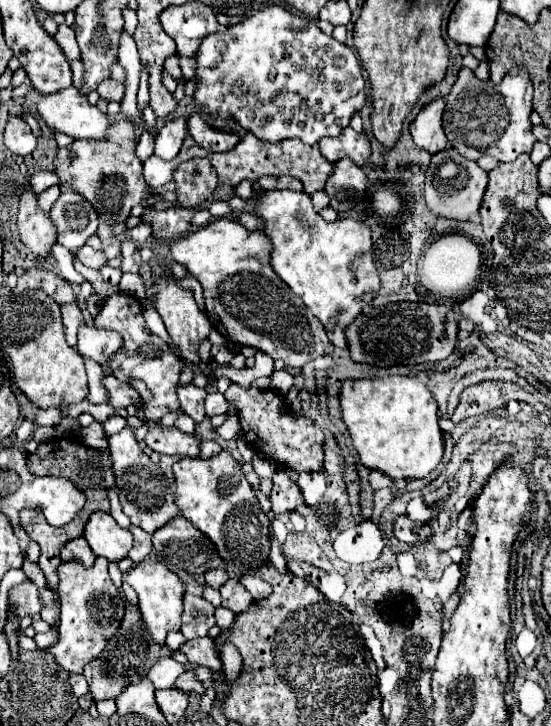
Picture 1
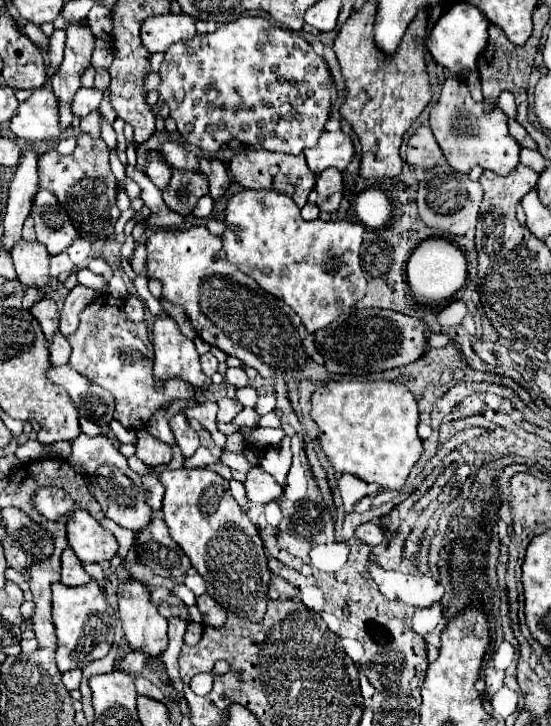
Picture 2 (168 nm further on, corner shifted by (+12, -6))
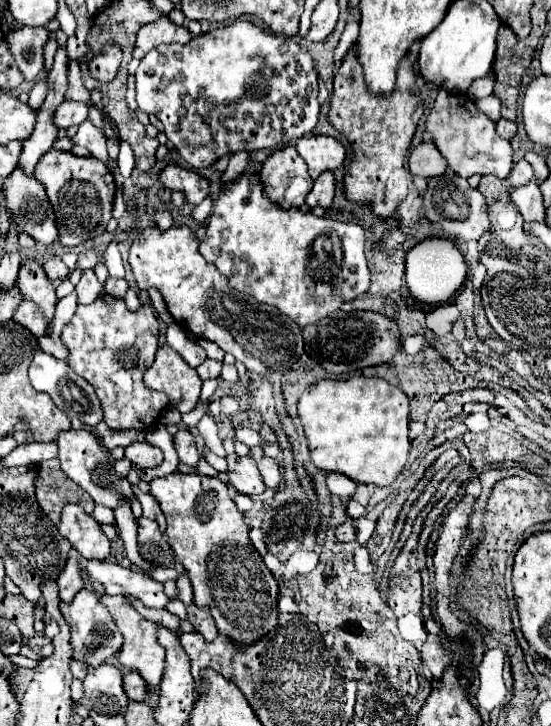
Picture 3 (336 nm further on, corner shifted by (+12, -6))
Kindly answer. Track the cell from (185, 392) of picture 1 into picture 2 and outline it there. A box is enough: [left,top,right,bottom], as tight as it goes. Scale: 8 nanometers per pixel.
[170,412,200,458]

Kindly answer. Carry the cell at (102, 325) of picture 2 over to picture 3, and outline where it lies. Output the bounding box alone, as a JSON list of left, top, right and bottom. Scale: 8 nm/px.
[62,296,170,430]

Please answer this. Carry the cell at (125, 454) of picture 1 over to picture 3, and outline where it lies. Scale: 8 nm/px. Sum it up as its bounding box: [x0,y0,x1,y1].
[58,430,134,508]

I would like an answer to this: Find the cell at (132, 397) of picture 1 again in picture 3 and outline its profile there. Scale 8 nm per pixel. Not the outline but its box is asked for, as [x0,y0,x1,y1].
[28,350,104,428]

